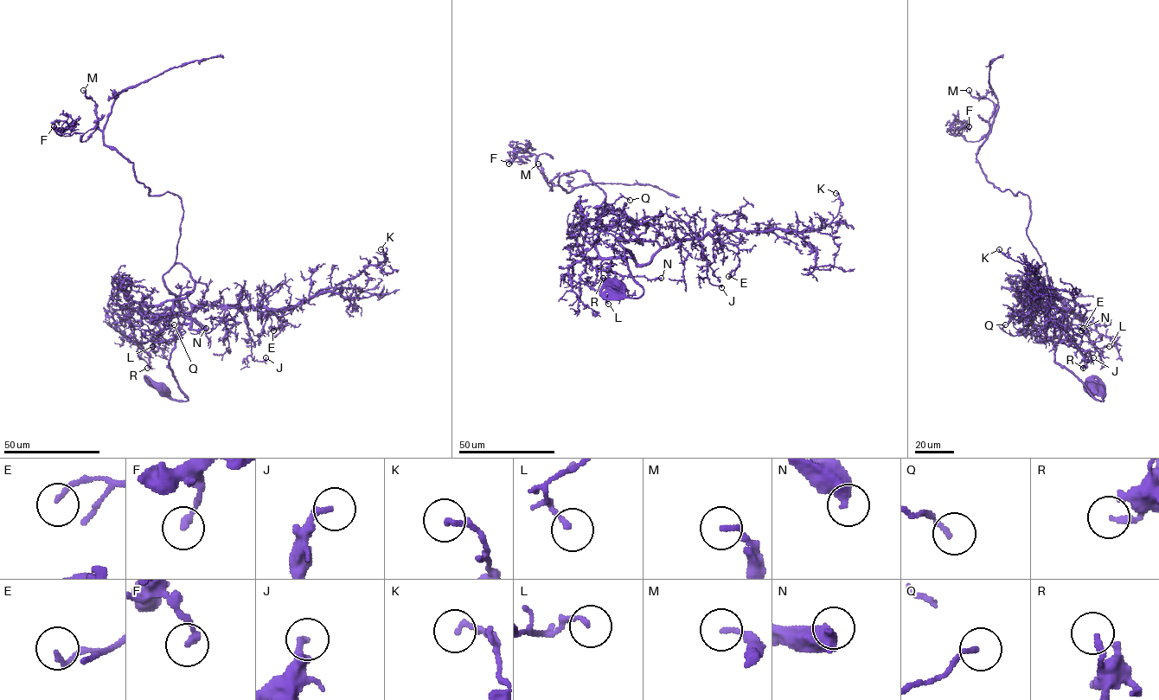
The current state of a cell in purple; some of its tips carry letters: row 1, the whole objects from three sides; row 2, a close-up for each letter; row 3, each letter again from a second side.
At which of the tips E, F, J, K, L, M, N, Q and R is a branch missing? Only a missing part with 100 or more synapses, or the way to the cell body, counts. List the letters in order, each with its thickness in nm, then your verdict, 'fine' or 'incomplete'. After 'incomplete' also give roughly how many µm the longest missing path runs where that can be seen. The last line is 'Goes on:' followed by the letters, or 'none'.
E: 180 nm thick; fine
F: 240 nm thick; fine
J: 200 nm thick; fine
K: 190 nm thick; fine
L: 150 nm thick; fine
M: 190 nm thick; fine
N: 480 nm thick; fine
Q: 160 nm thick; fine
R: 200 nm thick; fine
Goes on: none

